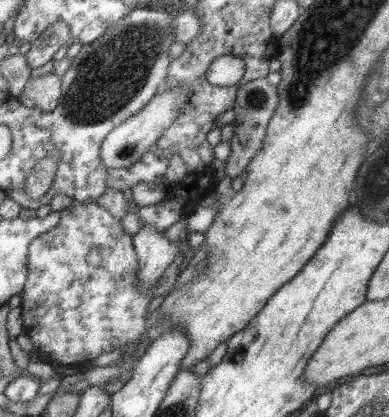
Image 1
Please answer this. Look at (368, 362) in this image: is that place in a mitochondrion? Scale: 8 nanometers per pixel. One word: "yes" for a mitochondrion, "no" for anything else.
no

